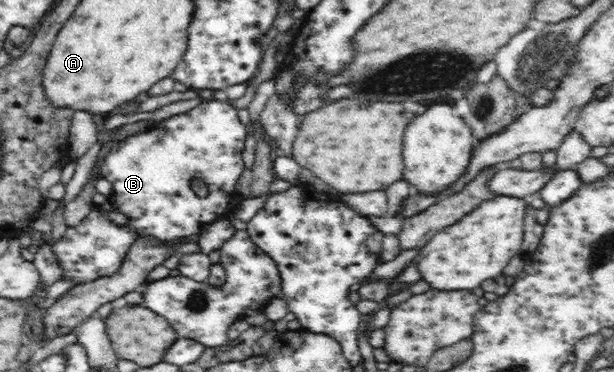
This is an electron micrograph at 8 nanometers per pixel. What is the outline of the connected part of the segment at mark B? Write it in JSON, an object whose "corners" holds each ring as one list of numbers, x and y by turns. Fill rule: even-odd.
{"corners":[[203,101,186,114,177,114,163,120,165,128,135,133,123,142,117,142,107,152,101,165,101,174,112,184,111,199,117,211,128,217,129,227,140,235,153,235,159,241,176,241,199,232,207,223,225,216,239,208,244,197,235,191,235,184,244,169,243,154,245,137,250,127,244,126,238,117,238,110,228,102],[193,178,201,178,208,186,208,195,199,197,191,187]]}

